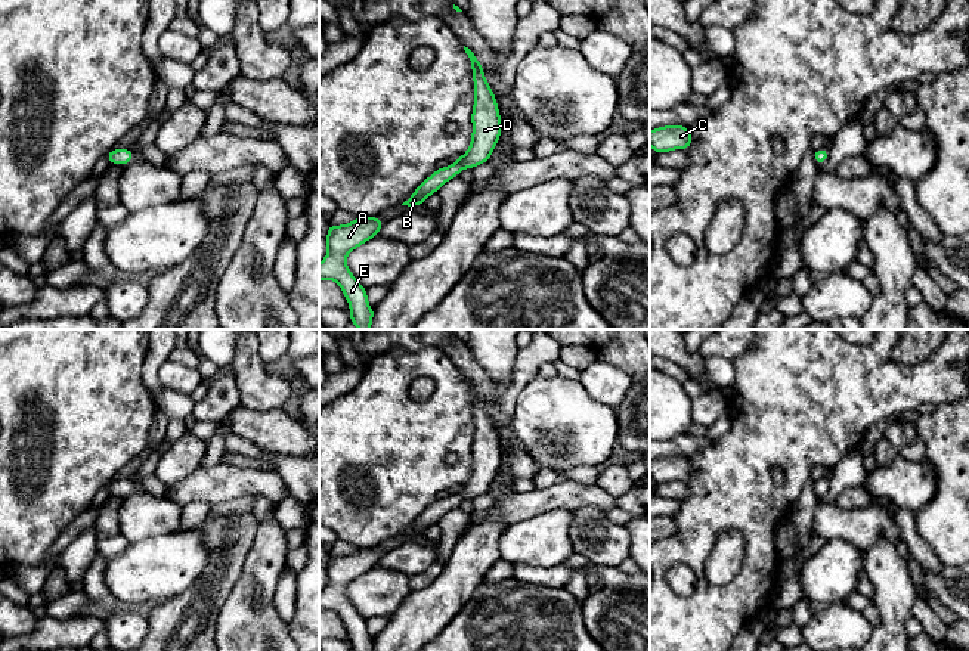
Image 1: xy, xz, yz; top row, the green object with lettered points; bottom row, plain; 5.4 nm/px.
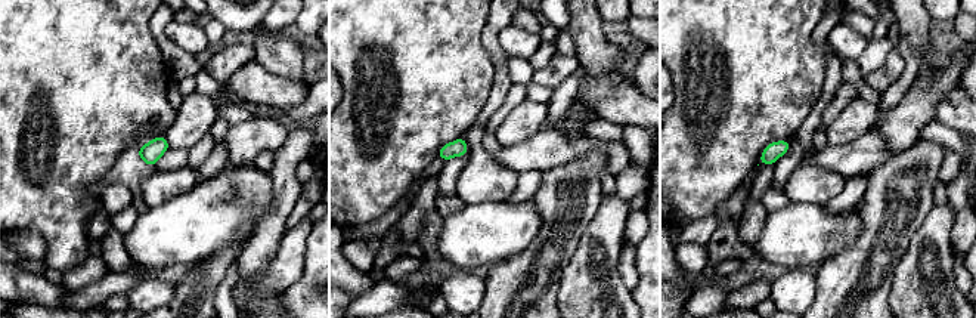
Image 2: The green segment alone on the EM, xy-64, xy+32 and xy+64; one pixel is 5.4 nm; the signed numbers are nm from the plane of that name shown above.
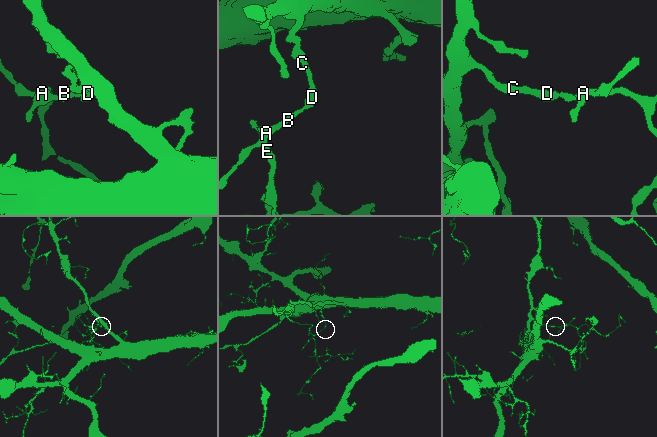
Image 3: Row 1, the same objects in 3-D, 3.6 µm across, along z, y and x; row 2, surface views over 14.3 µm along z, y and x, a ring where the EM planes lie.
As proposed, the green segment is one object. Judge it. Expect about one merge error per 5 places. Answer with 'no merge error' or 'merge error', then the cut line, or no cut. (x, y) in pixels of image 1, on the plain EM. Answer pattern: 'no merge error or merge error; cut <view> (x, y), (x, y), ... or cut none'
no merge error; cut none

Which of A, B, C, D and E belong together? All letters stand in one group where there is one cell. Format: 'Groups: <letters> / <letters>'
Groups: A B C D E

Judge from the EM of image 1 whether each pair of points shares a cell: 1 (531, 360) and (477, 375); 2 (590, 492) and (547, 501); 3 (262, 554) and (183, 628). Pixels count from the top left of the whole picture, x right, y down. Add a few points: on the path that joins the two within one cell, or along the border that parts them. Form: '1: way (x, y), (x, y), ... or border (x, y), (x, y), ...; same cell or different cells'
1: way (522, 375), (508, 390), (492, 390); same cell
2: way (579, 495), (557, 496); same cell
3: border (254, 541), (240, 577), (222, 603); different cells

